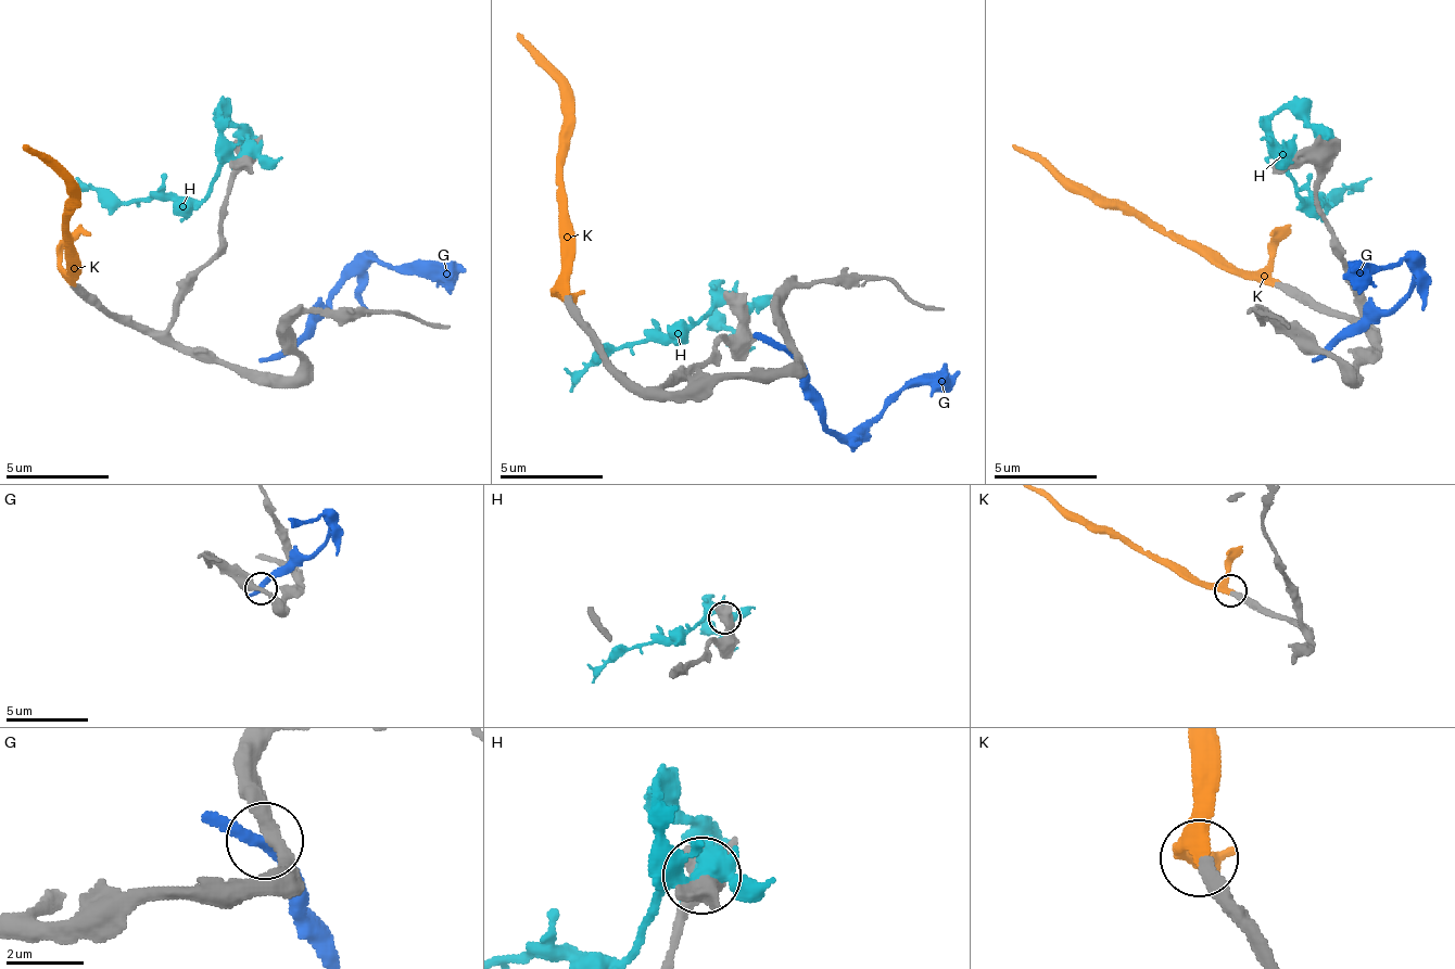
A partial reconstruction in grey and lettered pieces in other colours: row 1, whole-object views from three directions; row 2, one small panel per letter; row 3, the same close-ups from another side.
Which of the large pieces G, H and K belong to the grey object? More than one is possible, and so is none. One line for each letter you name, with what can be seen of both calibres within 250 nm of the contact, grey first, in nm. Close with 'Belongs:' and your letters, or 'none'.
K: calibres 360 and 300 nm
Belongs: K

